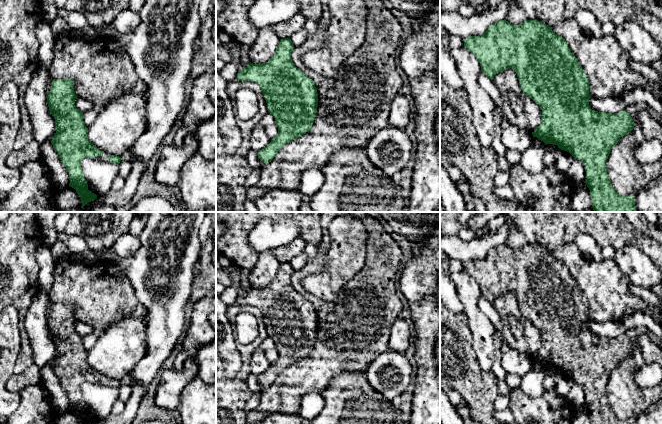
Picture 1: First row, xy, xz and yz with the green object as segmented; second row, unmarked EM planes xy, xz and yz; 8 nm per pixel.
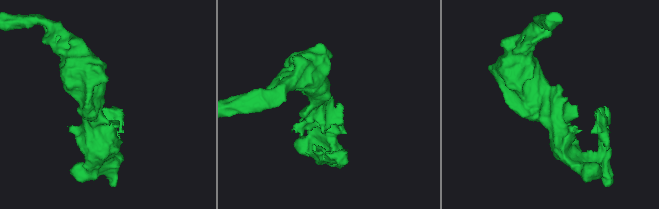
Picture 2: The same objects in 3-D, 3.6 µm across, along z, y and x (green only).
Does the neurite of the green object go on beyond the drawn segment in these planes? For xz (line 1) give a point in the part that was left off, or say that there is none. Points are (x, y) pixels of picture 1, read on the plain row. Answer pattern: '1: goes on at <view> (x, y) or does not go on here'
1: does not go on here

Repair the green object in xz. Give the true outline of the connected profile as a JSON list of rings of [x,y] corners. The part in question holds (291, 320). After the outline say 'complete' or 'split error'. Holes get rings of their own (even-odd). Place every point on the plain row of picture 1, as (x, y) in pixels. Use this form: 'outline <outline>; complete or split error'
outline [[[290,262],[280,264],[274,280],[264,288],[249,287],[238,295],[238,305],[255,306],[266,322],[267,334],[275,342],[278,359],[258,375],[267,388],[287,367],[313,350],[318,331],[317,312],[311,302],[291,284],[294,269]]]; complete

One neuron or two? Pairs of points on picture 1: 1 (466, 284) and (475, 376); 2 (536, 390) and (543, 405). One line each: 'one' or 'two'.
1: two
2: two

